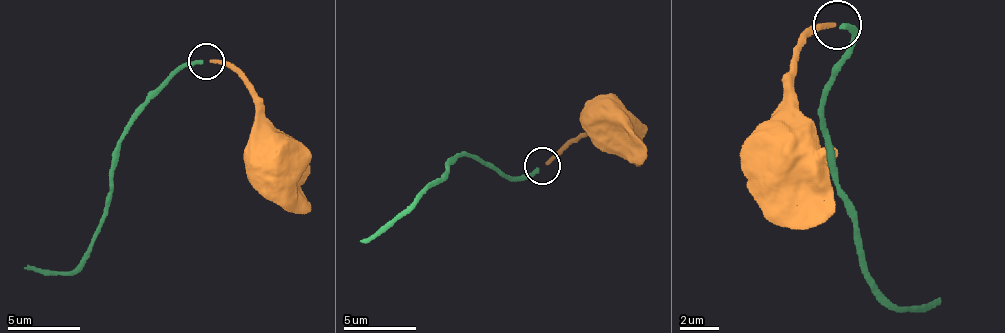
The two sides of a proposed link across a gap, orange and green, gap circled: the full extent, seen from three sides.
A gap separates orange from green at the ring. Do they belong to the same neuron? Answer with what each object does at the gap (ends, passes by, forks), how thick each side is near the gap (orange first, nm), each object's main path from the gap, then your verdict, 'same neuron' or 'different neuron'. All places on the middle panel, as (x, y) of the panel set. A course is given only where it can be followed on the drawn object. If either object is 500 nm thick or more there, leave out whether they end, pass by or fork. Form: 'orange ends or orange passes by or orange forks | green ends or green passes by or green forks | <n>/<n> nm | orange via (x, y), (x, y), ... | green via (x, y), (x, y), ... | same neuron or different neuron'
orange ends | green ends | 240/240 nm | orange via (546, 165), (590, 128), (597, 117) | green via (539, 168), (521, 176), (499, 176), (484, 161), (466, 154), (404, 209), (360, 241) | same neuron

